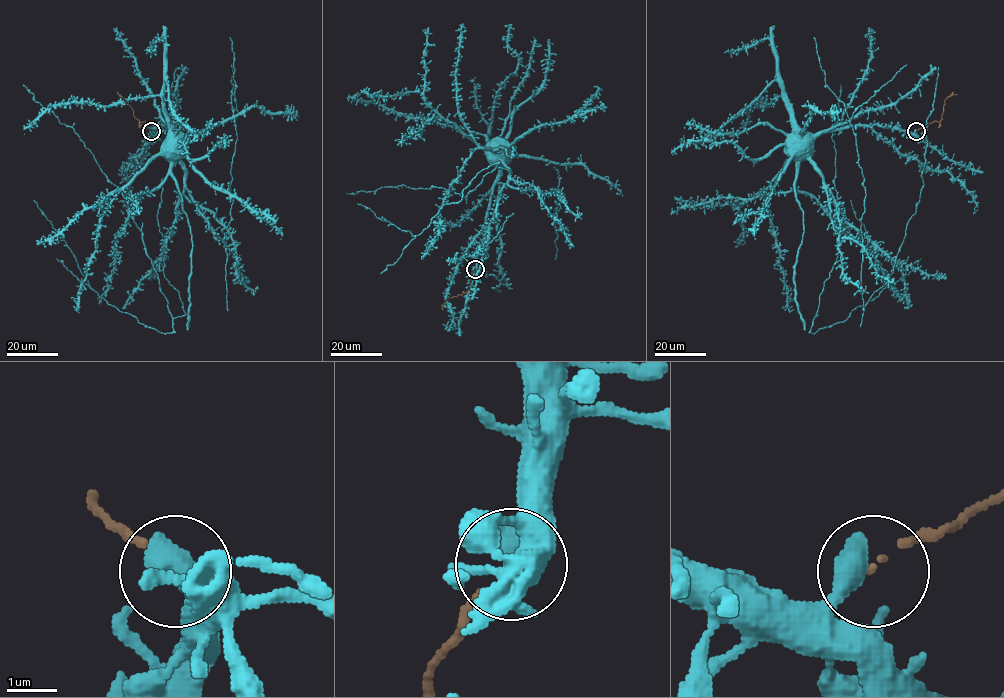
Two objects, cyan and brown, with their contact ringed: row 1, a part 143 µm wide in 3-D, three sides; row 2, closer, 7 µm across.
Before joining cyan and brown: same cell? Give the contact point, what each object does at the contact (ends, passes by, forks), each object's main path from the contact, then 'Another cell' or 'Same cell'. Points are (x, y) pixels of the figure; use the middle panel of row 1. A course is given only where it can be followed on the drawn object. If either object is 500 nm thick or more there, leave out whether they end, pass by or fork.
Place: (475, 269). Course of cyan: (475, 269), (494, 151), (472, 153), (454, 192), (465, 198), (496, 167), (419, 234), (357, 203). Course of brown: (475, 269), (469, 289), (449, 297), (443, 310). Another cell

